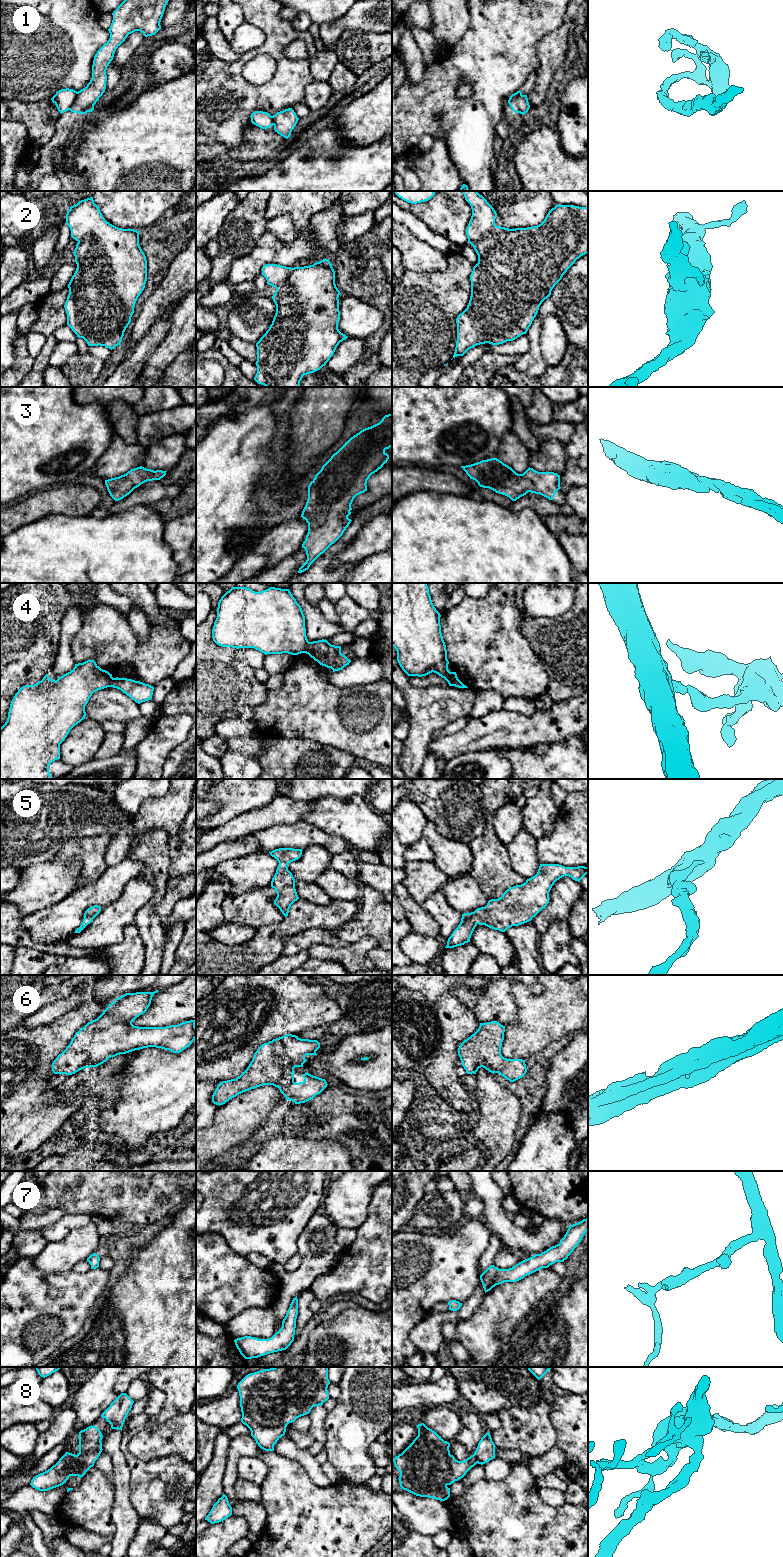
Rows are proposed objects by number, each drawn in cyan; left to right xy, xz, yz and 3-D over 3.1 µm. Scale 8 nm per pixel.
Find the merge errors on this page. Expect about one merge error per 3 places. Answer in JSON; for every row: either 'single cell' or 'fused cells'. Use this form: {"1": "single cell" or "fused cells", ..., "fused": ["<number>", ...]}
{"1": "fused cells", "2": "single cell", "3": "single cell", "4": "fused cells", "5": "single cell", "6": "single cell", "7": "single cell", "8": "single cell", "fused": ["1", "4"]}

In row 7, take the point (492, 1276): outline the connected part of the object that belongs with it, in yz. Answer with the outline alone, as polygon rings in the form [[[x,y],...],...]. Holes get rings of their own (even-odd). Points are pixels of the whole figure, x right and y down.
[[[588,1218],[573,1225],[569,1225],[568,1230],[560,1240],[560,1243],[550,1247],[541,1254],[535,1254],[509,1269],[499,1269],[494,1265],[491,1265],[480,1275],[480,1280],[485,1293],[496,1285],[504,1282],[519,1281],[539,1269],[548,1268],[556,1262],[564,1262],[581,1242],[587,1231]]]

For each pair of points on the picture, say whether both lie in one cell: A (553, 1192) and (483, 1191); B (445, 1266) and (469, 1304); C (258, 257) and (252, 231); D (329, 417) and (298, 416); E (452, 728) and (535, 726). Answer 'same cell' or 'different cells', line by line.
A: different cells
B: different cells
C: different cells
D: same cell
E: different cells

